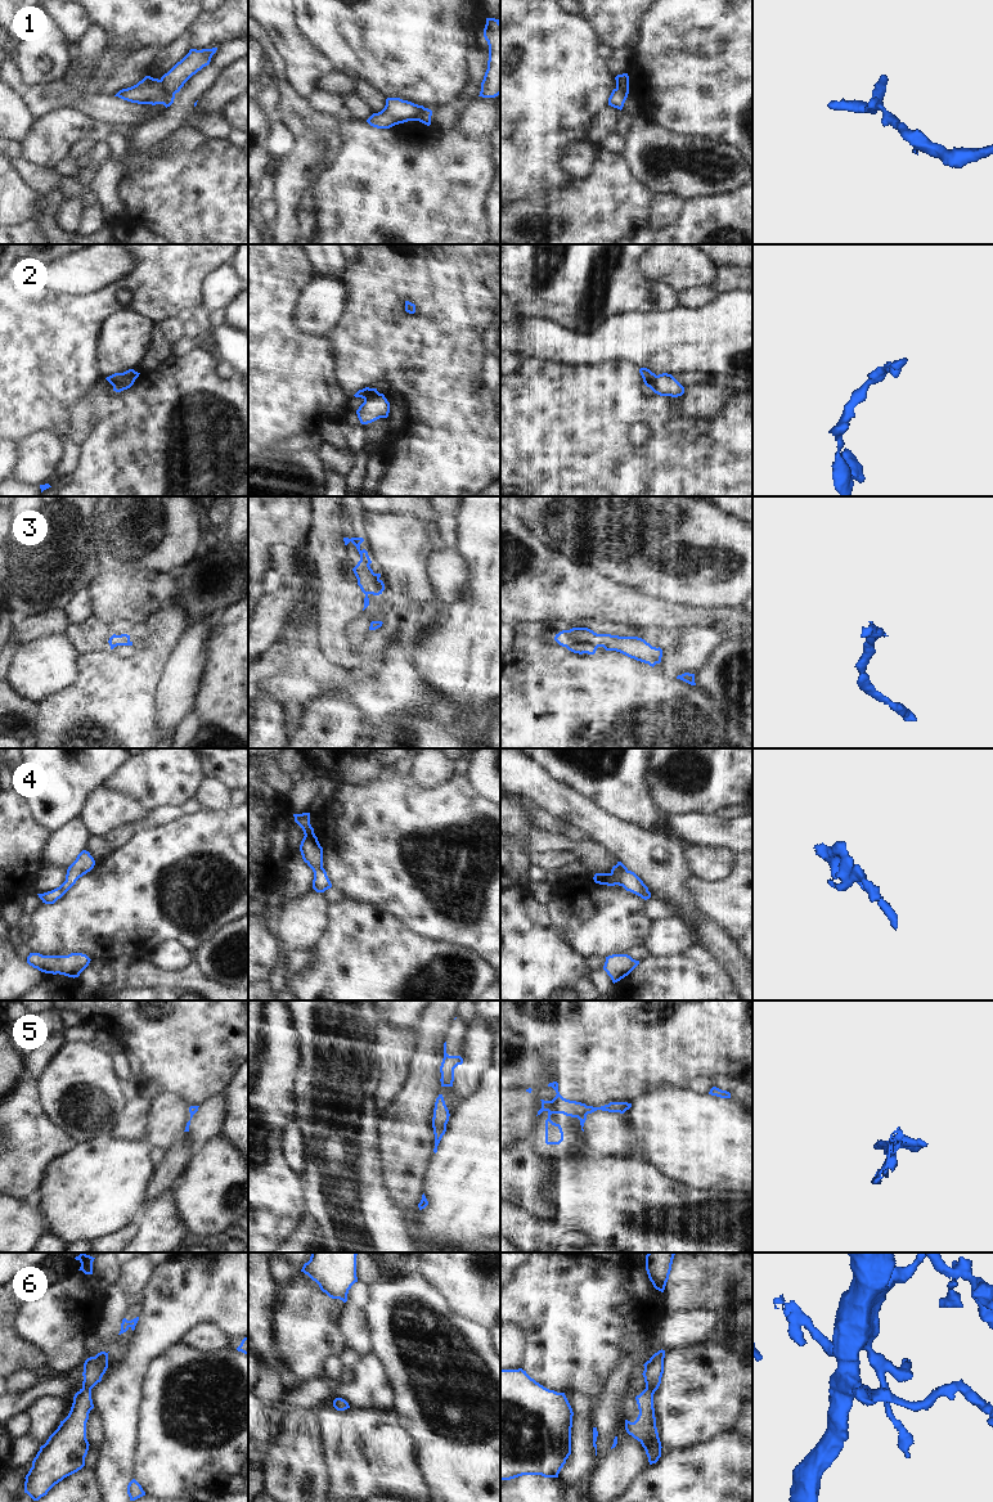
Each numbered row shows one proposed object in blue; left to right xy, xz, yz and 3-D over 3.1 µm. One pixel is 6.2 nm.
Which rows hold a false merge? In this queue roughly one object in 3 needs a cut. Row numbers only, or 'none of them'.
1, 2

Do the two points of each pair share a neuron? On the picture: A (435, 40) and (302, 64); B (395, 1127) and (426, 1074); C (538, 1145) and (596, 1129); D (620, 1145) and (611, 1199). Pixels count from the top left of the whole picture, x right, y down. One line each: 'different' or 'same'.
A: different
B: same
C: different
D: different

